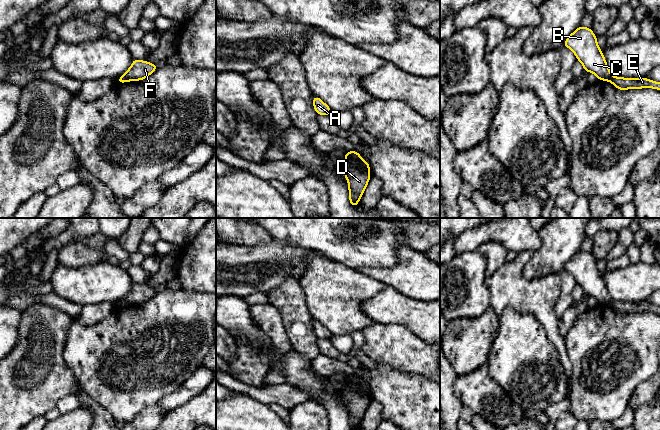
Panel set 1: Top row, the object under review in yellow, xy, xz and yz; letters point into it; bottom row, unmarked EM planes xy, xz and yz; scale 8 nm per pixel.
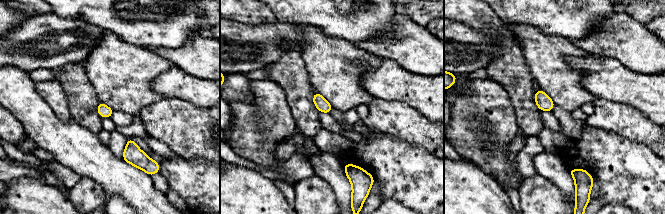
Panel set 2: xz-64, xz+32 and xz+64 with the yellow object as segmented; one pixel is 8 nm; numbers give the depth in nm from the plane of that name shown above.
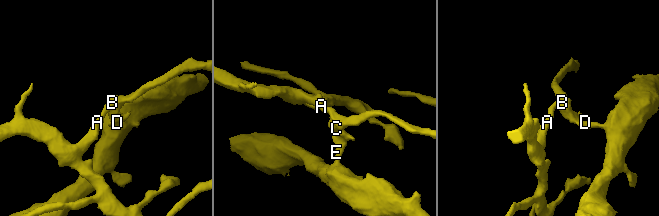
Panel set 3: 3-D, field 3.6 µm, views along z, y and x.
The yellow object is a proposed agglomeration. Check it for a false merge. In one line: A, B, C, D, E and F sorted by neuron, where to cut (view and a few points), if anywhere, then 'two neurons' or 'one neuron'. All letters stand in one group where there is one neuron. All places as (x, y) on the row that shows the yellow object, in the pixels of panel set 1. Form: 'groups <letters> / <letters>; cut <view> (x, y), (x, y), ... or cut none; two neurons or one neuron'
groups A B C F / D E; cut xz (344, 162), (368, 173); two neurons

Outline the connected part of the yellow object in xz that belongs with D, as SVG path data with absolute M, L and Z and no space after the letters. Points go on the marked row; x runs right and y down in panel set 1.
M343 163L342 169L344 176L348 180L350 204L357 208L357 204L364 194L364 190L370 180L371 175L360 171L348 163Z

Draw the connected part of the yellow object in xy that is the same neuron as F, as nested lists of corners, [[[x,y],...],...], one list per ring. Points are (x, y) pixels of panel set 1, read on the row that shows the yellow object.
[[[134,59],[131,67],[122,75],[129,81],[143,80],[157,69],[157,64]]]

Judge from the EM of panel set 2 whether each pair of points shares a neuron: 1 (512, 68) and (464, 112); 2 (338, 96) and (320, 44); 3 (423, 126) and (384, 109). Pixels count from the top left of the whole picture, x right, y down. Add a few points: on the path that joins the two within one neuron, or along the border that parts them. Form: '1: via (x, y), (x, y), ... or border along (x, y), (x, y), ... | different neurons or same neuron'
1: border along (487, 78), (496, 81), (506, 91), (510, 101) | different neurons
2: via (338, 83), (336, 68), (325, 57) | same neuron
3: via (413, 126), (394, 118) | same neuron

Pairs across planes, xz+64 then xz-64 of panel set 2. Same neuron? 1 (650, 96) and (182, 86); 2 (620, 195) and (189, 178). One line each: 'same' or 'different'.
1: same
2: same

